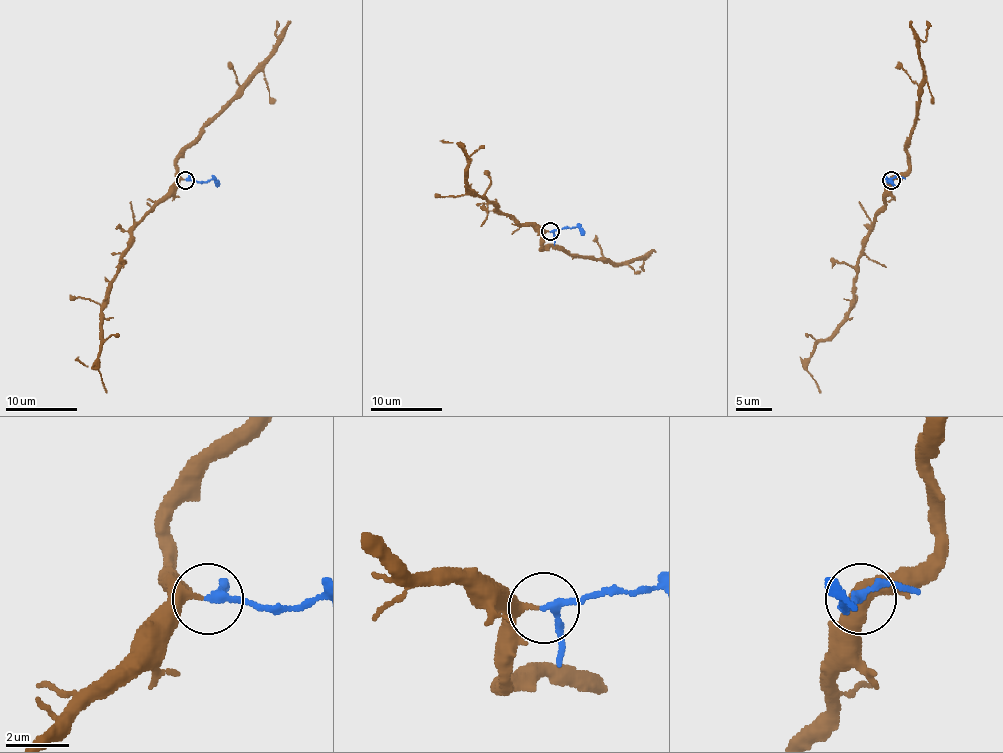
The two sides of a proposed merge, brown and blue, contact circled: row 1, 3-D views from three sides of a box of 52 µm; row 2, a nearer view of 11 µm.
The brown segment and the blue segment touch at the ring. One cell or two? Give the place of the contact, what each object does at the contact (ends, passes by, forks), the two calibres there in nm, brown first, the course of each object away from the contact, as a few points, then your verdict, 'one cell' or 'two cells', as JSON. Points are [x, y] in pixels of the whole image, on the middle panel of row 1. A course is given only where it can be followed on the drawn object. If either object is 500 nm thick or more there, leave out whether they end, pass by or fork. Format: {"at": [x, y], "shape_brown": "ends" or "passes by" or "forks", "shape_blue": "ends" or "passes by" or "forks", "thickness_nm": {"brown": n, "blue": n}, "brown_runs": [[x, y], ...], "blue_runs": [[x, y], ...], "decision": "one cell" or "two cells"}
{"at": [550, 231], "shape_brown": "passes by", "shape_blue": "passes by", "thickness_nm": {"brown": 260, "blue": 200}, "brown_runs": [[550, 231], [519, 225], [487, 198], [473, 193], [467, 188], [467, 157], [464, 146], [471, 161]], "blue_runs": [[550, 231], [577, 227], [584, 234]], "decision": "two cells"}

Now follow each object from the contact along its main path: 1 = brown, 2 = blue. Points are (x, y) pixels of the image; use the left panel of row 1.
1: (185, 180), (133, 230), (127, 252), (111, 284), (108, 304), (102, 311), (99, 362), (106, 392)
2: (185, 180), (212, 180), (219, 185)

